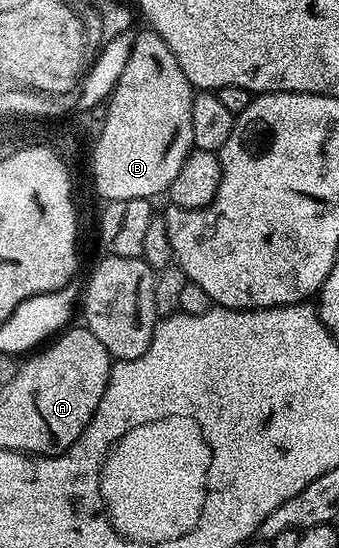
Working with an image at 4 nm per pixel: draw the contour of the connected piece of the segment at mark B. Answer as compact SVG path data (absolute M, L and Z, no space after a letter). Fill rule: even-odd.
M142 30L136 32L134 38L134 46L130 50L130 59L126 61L126 70L122 70L122 78L118 78L116 88L112 91L111 96L106 101L108 113L106 114L106 122L102 128L99 137L94 140L96 149L92 152L92 180L96 183L96 192L100 196L104 196L105 201L109 200L125 200L126 198L156 198L156 195L167 193L170 182L174 182L174 177L178 175L178 169L182 167L182 162L186 158L186 154L192 151L192 131L190 130L190 106L192 105L192 97L194 89L192 83L186 78L186 74L182 74L182 66L178 66L178 58L174 58L174 50L170 50L170 46L166 46L166 42L156 32L151 30Z

